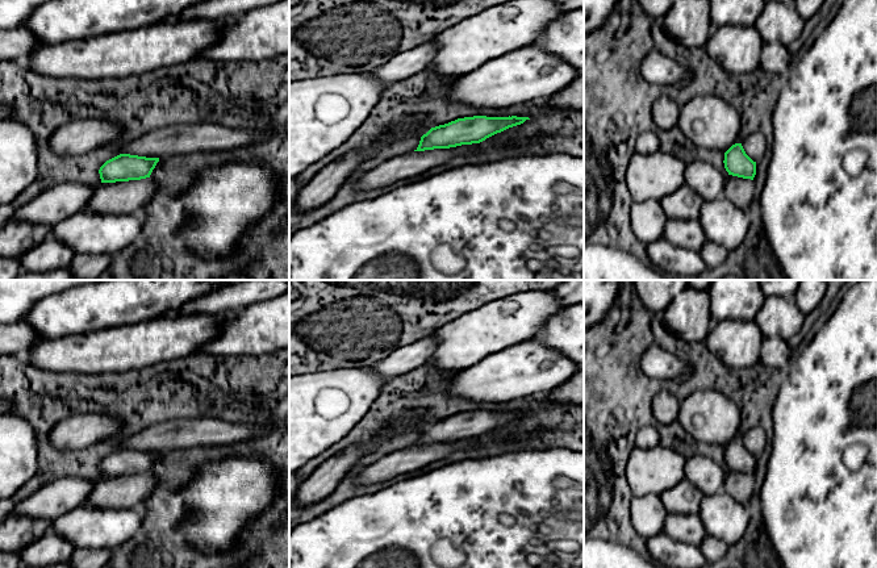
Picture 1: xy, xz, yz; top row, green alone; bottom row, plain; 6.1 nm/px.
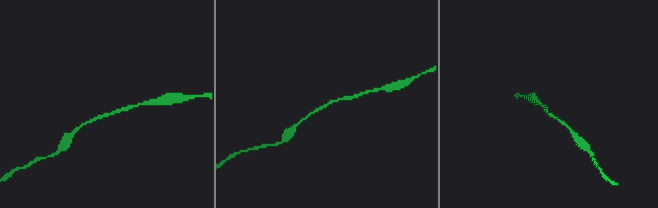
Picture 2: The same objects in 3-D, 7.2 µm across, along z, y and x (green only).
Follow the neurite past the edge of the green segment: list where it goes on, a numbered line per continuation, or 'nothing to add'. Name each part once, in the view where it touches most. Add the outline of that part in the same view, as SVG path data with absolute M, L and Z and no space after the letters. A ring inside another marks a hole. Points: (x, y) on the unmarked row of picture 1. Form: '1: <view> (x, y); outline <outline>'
nothing to add

